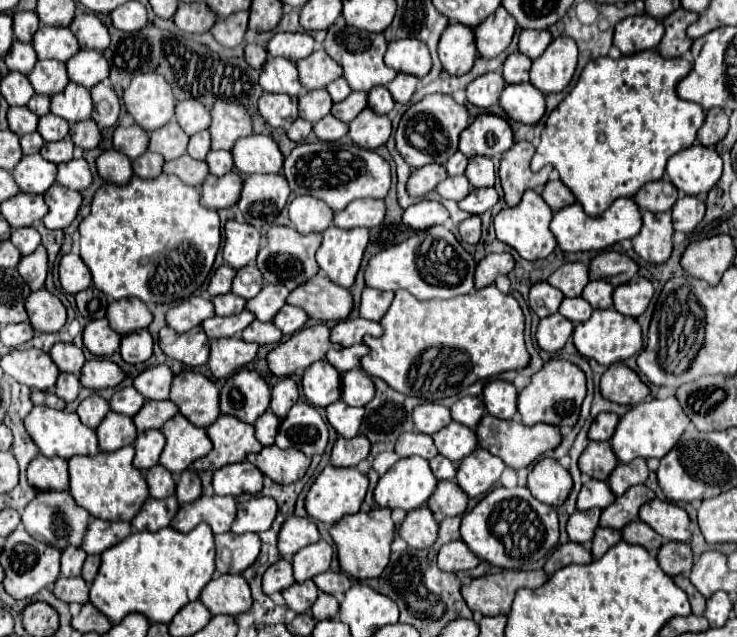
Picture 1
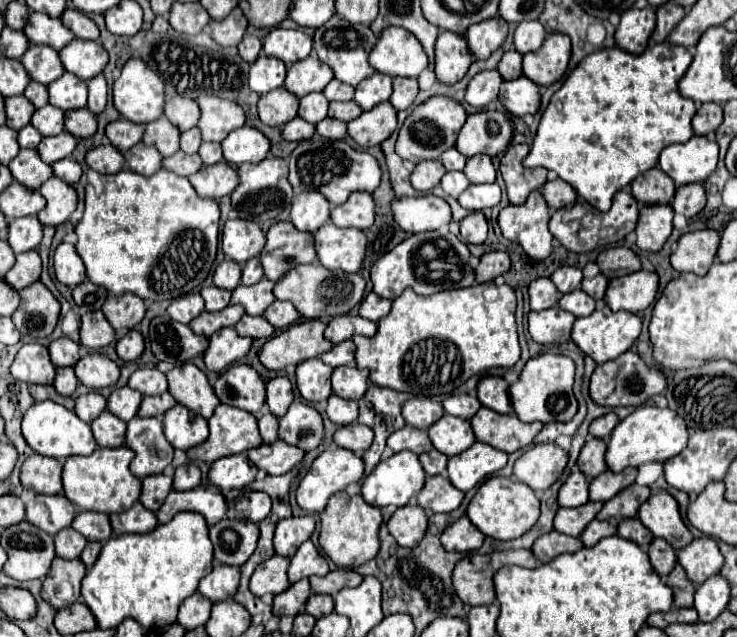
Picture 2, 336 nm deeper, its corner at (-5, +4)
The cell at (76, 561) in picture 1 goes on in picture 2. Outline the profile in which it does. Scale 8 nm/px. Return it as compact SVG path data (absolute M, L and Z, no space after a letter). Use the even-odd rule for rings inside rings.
M63 528L55 536L55 552L63 560L75 560L75 558L79 558L79 554L85 548L85 544L87 544L87 540L79 532L75 532L73 528Z

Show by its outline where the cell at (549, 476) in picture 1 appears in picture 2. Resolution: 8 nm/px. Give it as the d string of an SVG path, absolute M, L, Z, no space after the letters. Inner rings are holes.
M535 444L515 462L513 474L531 490L547 490L567 466L567 452L557 444Z

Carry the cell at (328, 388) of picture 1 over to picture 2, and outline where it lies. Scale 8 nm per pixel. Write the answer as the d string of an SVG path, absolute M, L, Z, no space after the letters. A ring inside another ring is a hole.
M321 358L305 360L297 366L297 388L307 402L327 400L331 390L331 372L333 368L323 364Z

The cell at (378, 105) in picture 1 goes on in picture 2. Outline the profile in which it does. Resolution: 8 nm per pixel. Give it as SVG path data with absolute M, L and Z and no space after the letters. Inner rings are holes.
M375 72L373 76L365 78L355 88L355 102L363 110L371 110L373 106L387 102L389 98L391 98L391 78L381 72Z

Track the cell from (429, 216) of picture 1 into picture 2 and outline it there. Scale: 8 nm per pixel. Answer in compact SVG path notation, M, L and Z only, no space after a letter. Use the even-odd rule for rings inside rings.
M417 196L401 198L393 202L393 216L405 232L425 232L439 230L451 222L451 208L443 198L437 196Z

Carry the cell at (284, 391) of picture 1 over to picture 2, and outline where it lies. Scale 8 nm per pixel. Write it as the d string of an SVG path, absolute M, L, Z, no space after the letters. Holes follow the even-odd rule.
M281 376L281 378L273 378L267 382L267 406L271 410L271 414L275 416L283 416L289 408L289 404L293 402L295 394L293 394L293 386L289 382L289 378Z

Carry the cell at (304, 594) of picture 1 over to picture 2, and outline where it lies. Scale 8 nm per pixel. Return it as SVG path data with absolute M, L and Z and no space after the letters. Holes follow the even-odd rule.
M307 578L291 584L289 590L275 596L275 600L273 600L275 616L297 616L299 612L303 612L309 596L311 596L311 586L309 586Z

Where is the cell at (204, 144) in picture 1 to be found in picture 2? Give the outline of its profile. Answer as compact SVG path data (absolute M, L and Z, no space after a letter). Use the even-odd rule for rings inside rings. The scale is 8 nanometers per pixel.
M191 128L191 130L181 134L181 150L187 152L187 154L197 154L201 142L203 142L203 138L201 138L199 128Z

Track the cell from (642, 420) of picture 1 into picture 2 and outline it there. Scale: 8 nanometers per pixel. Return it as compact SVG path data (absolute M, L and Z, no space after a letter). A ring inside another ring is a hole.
M641 406L627 418L623 418L609 436L609 448L605 454L607 466L613 472L621 472L627 466L641 466L645 462L665 462L681 454L687 448L687 440L689 432L685 420L675 410L659 406Z

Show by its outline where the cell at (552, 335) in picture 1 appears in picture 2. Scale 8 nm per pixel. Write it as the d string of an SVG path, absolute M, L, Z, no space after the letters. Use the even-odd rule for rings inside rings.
M553 306L549 310L529 314L529 334L539 344L563 344L569 340L575 316Z

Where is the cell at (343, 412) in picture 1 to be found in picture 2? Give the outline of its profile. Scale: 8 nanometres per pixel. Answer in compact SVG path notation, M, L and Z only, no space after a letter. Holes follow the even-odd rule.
M335 394L329 396L329 404L327 404L327 416L331 422L335 422L337 426L345 426L345 424L351 424L353 420L357 420L359 416L359 410L357 410L357 402L351 402L351 400L343 400Z

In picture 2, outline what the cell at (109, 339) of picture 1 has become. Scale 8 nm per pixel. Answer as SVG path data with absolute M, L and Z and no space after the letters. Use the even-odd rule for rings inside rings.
M101 310L81 316L81 344L87 348L103 348L115 340L115 330Z

